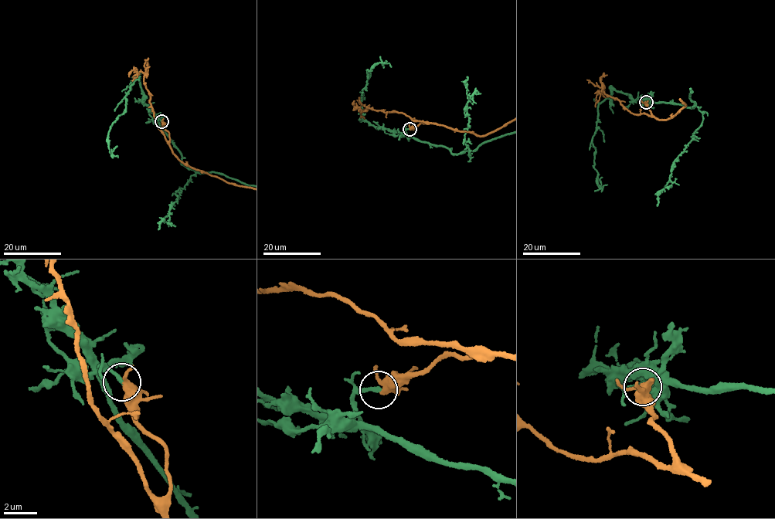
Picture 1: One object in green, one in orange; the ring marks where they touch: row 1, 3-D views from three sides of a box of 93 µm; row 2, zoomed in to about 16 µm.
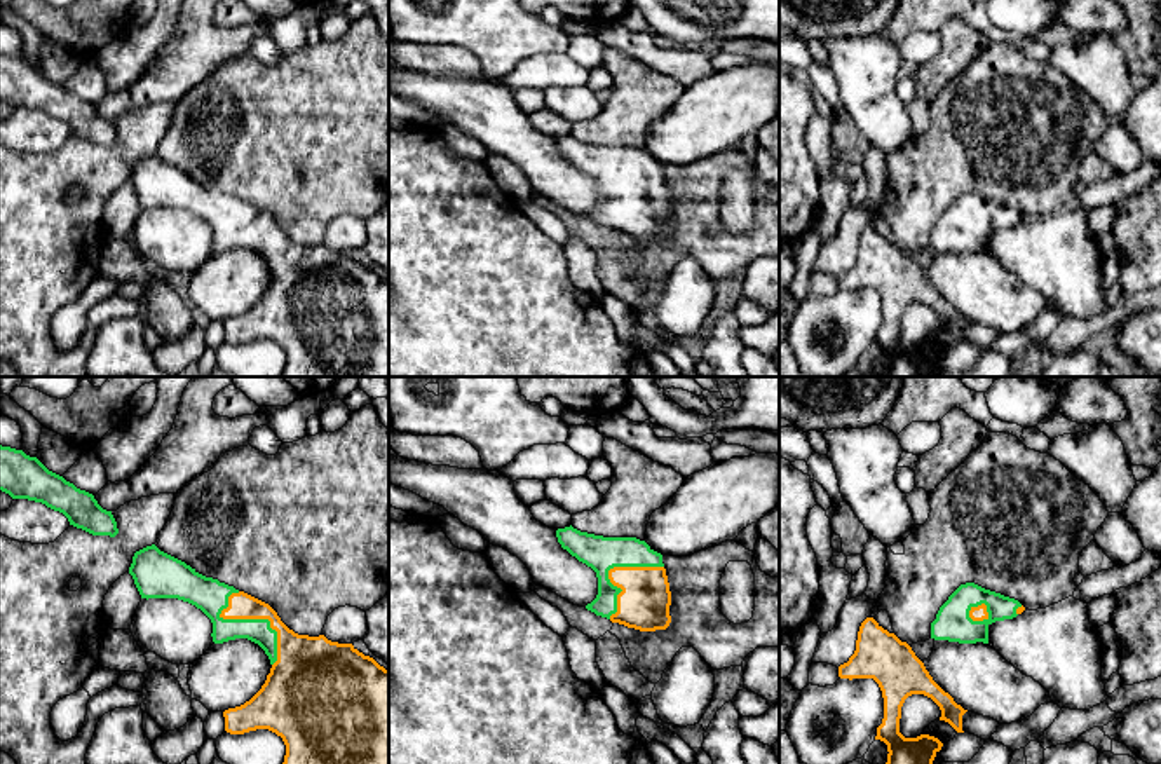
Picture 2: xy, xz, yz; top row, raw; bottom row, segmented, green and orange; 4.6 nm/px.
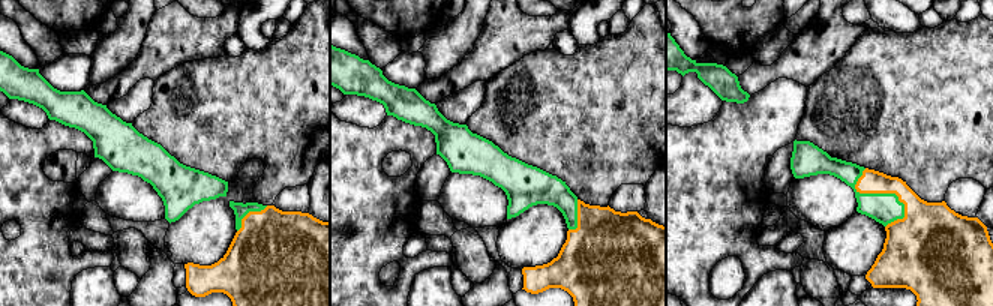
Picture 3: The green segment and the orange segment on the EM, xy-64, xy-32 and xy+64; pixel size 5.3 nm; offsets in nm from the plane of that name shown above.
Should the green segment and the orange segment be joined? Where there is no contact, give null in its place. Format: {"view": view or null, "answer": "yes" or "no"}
{"view": "xy", "answer": "no"}

